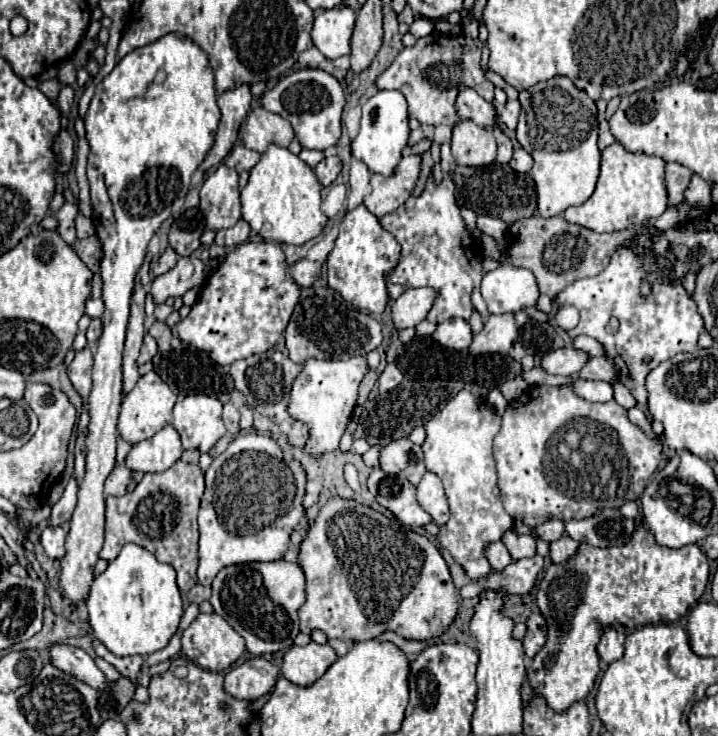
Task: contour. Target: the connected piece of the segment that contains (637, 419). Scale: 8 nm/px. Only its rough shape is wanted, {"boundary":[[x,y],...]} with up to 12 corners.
{"boundary":[[638,406],[628,410],[628,418],[646,434],[656,436],[650,420]]}

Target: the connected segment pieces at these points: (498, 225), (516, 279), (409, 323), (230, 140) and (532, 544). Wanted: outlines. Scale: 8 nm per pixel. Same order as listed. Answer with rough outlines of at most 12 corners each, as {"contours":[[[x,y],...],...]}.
{"contours":[[[478,216],[478,228],[492,238],[504,238],[508,224]],[[500,264],[480,290],[490,314],[536,306],[532,272]],[[408,288],[392,306],[394,326],[422,322],[434,288]],[[246,84],[218,96],[222,112],[202,172],[218,166],[232,150],[250,110]],[[508,530],[502,542],[514,560],[536,554],[532,534]]]}

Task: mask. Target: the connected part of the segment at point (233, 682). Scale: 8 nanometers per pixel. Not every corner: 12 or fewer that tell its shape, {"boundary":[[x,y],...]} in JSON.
{"boundary":[[246,660],[226,674],[224,692],[256,700],[274,688],[278,668]]}

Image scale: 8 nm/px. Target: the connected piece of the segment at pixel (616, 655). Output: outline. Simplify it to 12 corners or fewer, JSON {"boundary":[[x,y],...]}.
{"boundary":[[604,628],[598,656],[608,664],[624,656],[622,630]]}

